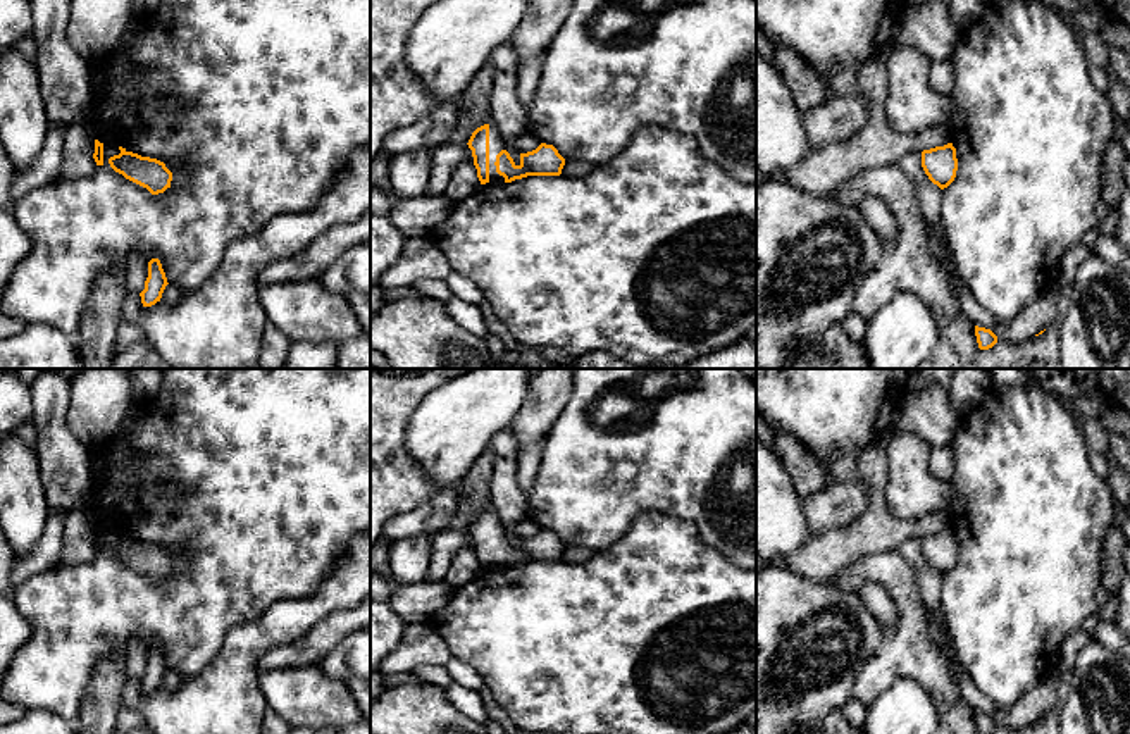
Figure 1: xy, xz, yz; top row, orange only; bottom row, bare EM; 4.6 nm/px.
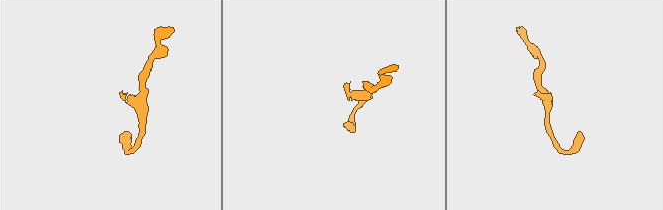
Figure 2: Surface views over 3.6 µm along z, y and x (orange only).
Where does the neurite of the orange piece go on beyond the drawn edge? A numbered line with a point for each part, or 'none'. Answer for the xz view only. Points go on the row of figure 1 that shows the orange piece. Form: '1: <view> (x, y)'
1: xz (496, 145)

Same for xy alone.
1: xy (109, 150)

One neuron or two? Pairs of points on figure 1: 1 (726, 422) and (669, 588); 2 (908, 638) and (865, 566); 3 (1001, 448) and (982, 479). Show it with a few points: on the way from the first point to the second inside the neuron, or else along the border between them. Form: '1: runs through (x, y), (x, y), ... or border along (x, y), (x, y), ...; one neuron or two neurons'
1: border along (651, 512), (688, 519), (698, 536), (719, 552); two neurons
2: runs through (908, 617), (906, 597), (886, 576); one neuron
3: runs through (1001, 455), (1001, 460), (989, 472); one neuron

